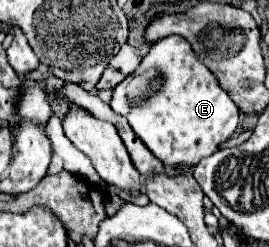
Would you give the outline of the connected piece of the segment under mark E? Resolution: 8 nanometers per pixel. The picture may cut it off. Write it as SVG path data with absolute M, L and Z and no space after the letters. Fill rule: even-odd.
M165 36L149 44L143 68L123 78L111 92L109 106L127 118L133 132L165 166L195 166L227 142L239 126L239 108L219 86L213 72L197 60L183 36Z

